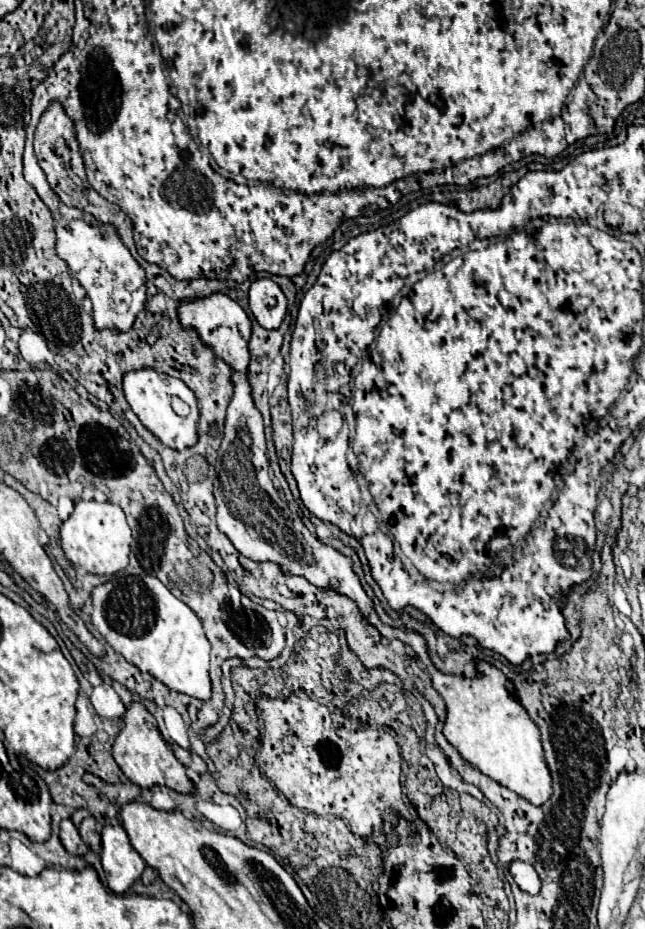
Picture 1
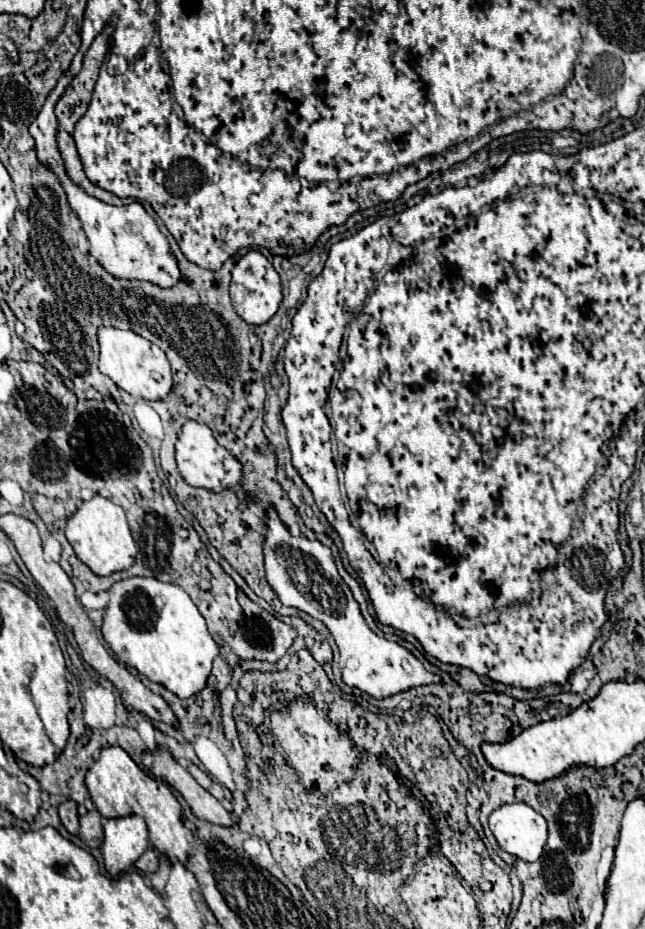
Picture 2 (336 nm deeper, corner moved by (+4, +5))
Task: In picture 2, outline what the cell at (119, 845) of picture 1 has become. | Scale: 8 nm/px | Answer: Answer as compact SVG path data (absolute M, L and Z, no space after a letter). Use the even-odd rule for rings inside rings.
M139 815L101 819L105 829L105 839L101 845L101 855L109 875L119 875L127 871L149 847L147 825Z

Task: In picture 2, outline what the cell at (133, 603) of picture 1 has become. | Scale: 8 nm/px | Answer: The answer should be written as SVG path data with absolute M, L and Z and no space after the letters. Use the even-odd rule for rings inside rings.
M129 577L115 583L109 591L109 597L111 601L109 607L105 609L101 631L105 641L117 655L117 659L127 667L137 669L149 681L167 687L179 699L187 699L199 693L207 683L207 677L211 673L211 663L219 655L219 647L209 635L205 619L191 601L191 597L179 585L161 583L157 579L147 579L147 577Z

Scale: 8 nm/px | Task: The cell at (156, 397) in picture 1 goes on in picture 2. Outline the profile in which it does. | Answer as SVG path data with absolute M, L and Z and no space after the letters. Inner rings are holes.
M101 325L97 331L99 339L99 371L107 377L111 377L121 389L129 391L135 397L143 399L163 399L171 391L171 367L165 357L165 353L151 341L143 339L141 335L135 335L135 331L117 329Z

